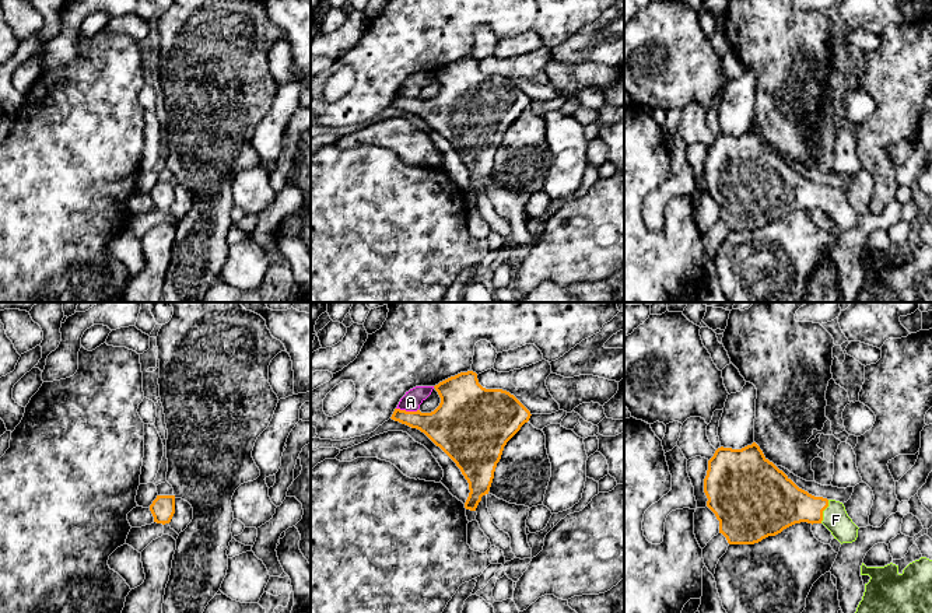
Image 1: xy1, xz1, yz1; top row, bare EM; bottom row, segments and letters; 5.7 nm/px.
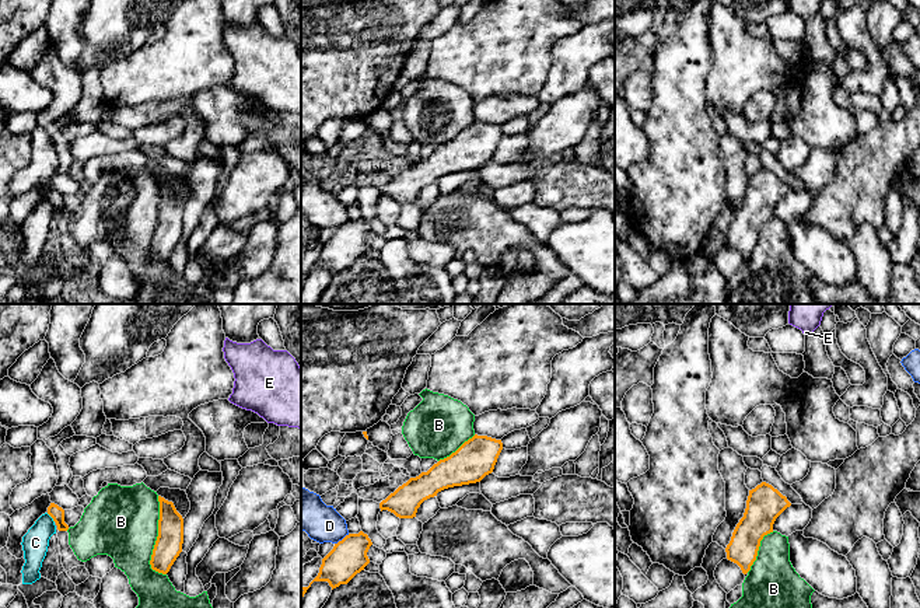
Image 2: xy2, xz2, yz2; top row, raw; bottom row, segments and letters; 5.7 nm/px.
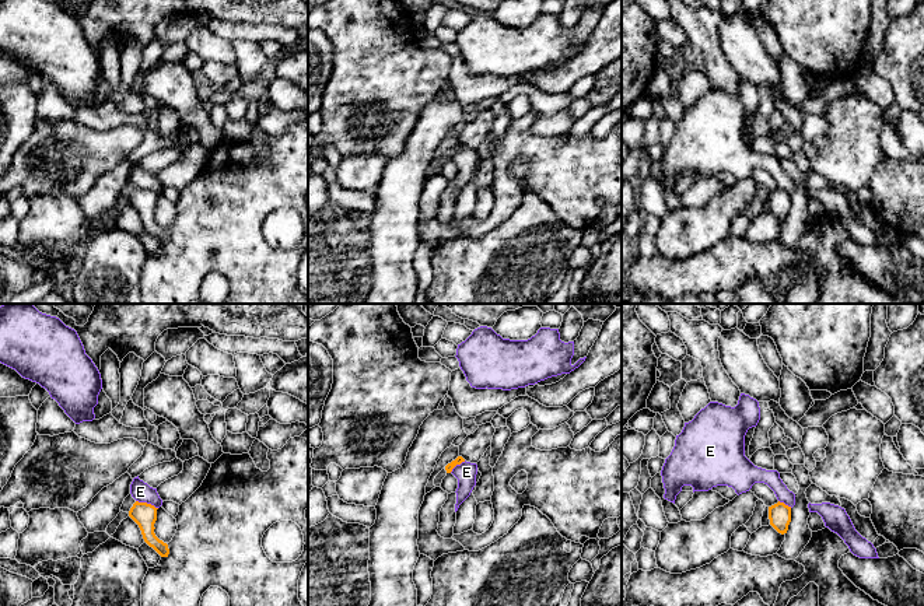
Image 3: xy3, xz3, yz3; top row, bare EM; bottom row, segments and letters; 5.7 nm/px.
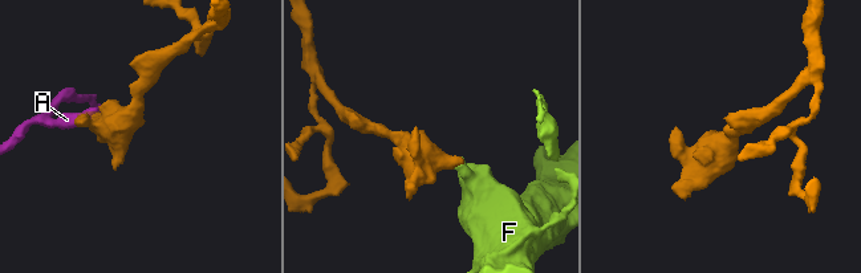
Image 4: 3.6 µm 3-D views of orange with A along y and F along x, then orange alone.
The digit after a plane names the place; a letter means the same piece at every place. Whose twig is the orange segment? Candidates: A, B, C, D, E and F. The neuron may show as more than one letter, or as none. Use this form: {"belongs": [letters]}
{"belongs": ["F"]}

